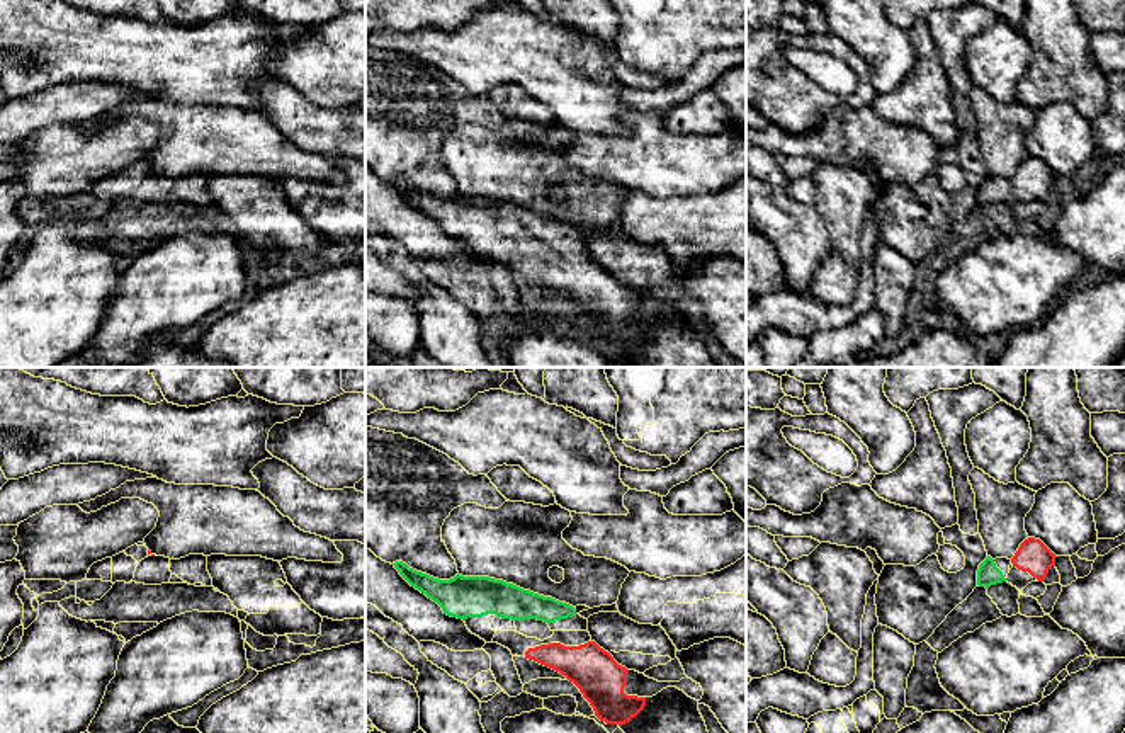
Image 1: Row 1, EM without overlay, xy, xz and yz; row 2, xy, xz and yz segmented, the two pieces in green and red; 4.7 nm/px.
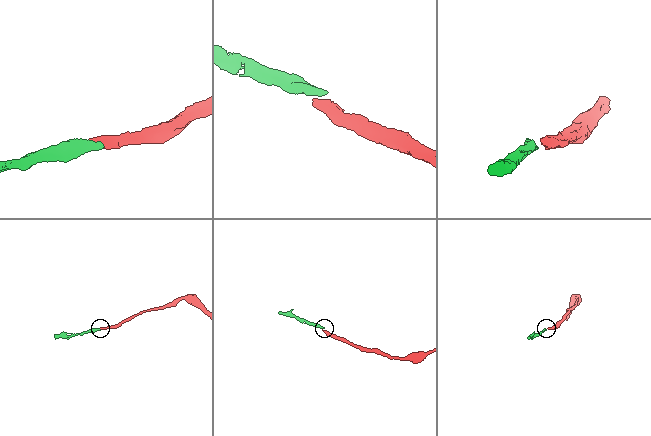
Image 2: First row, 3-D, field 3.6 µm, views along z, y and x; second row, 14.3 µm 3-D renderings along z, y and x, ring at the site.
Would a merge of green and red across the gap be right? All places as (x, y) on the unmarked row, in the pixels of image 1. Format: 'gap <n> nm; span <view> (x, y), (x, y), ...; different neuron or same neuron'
gap 60 nm; span yz (1001, 191), (1013, 184); same neuron

